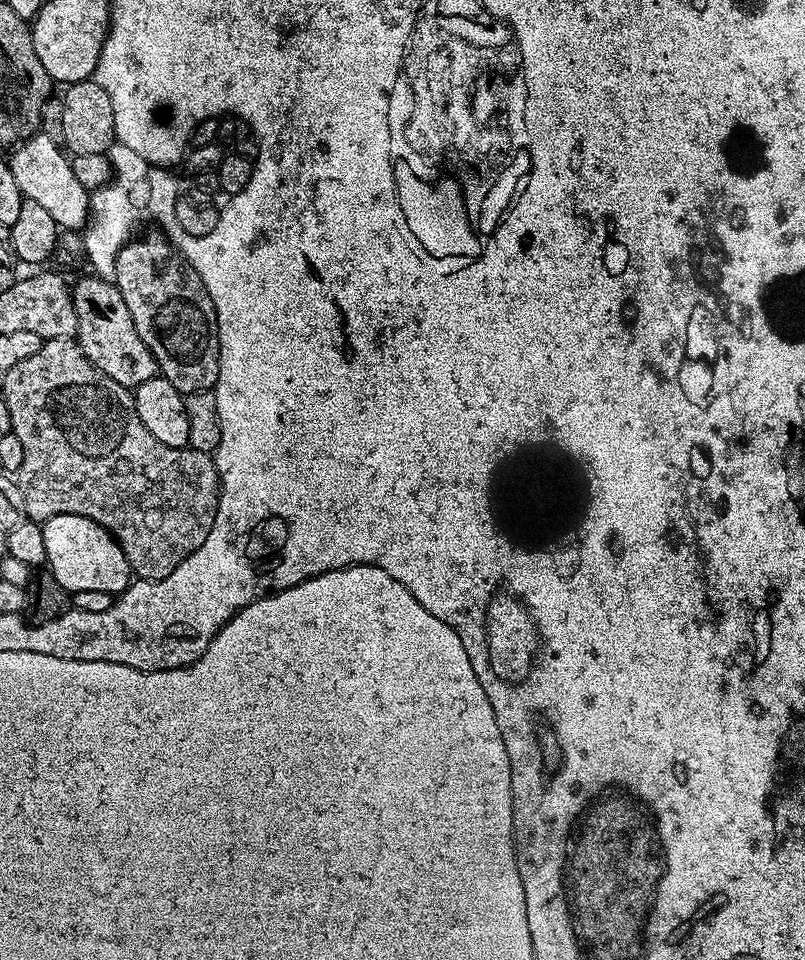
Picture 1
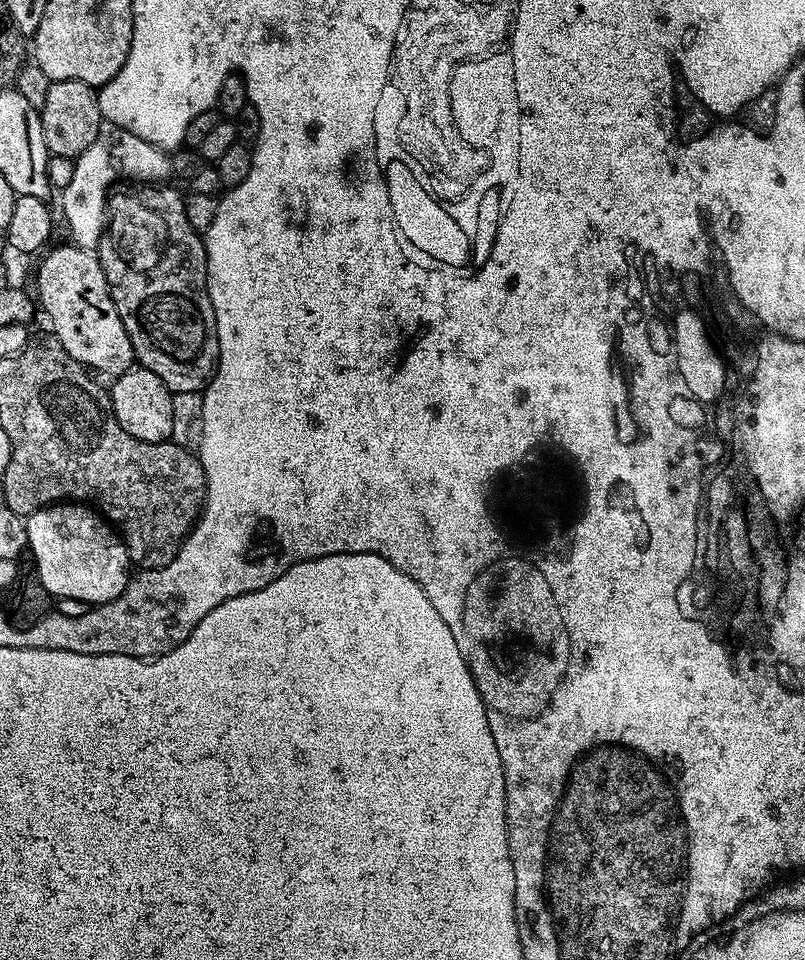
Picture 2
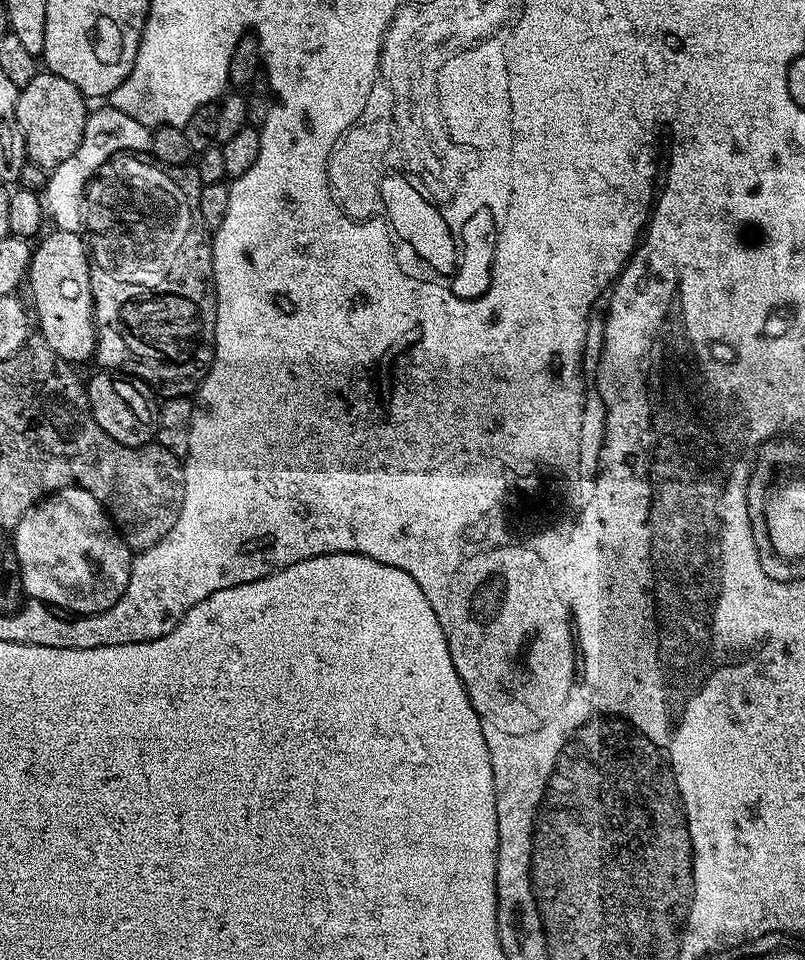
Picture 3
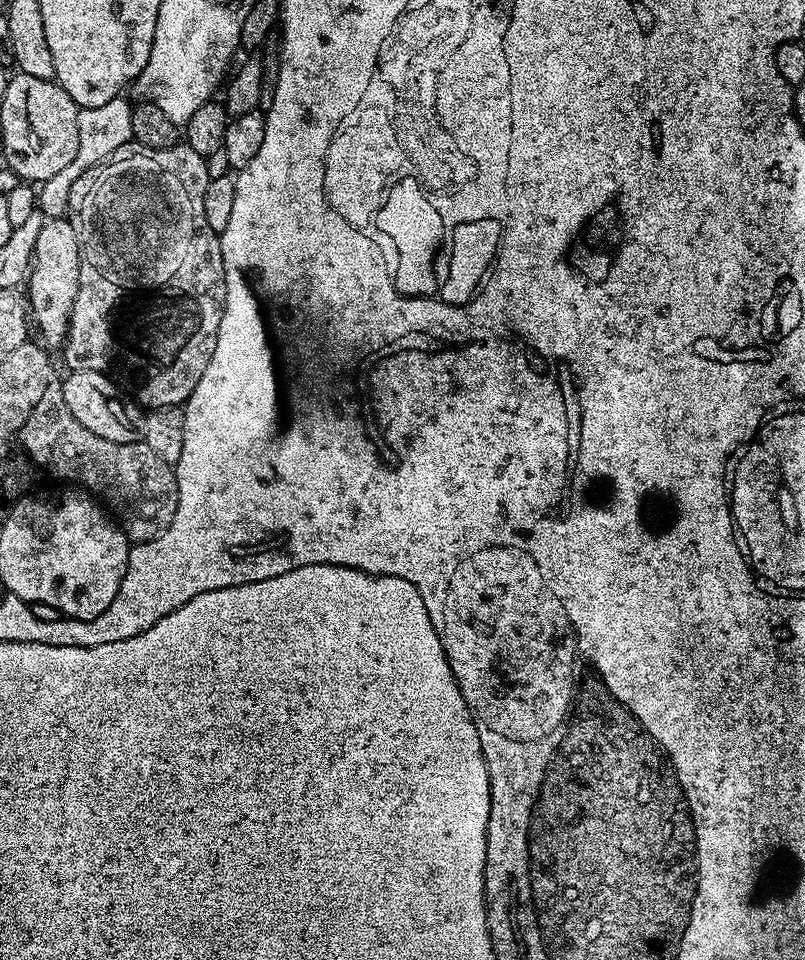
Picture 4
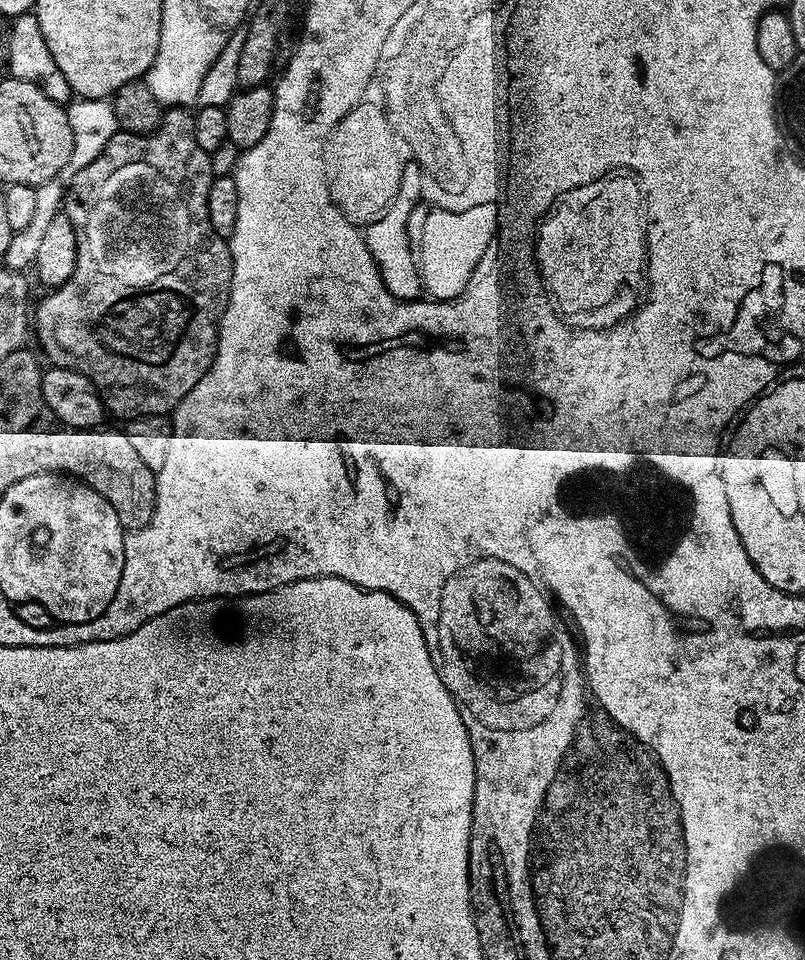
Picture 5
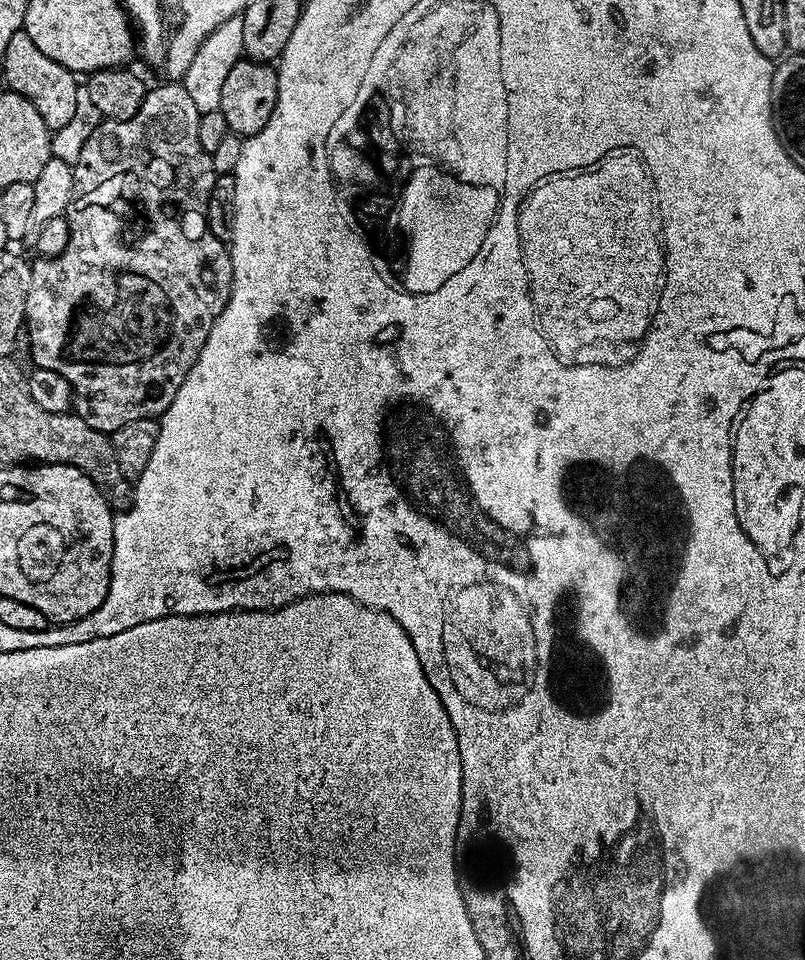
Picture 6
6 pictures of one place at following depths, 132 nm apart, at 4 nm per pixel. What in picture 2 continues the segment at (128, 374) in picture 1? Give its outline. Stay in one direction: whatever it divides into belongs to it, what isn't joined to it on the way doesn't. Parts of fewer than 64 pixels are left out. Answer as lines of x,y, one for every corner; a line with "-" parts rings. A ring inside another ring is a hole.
72,242
51,250
53,252
41,262
36,272
35,292
39,307
52,323
51,335
66,346
70,358
93,373
105,372
108,378
115,378
128,372
136,364
134,346
114,306
99,255
95,251
77,248

